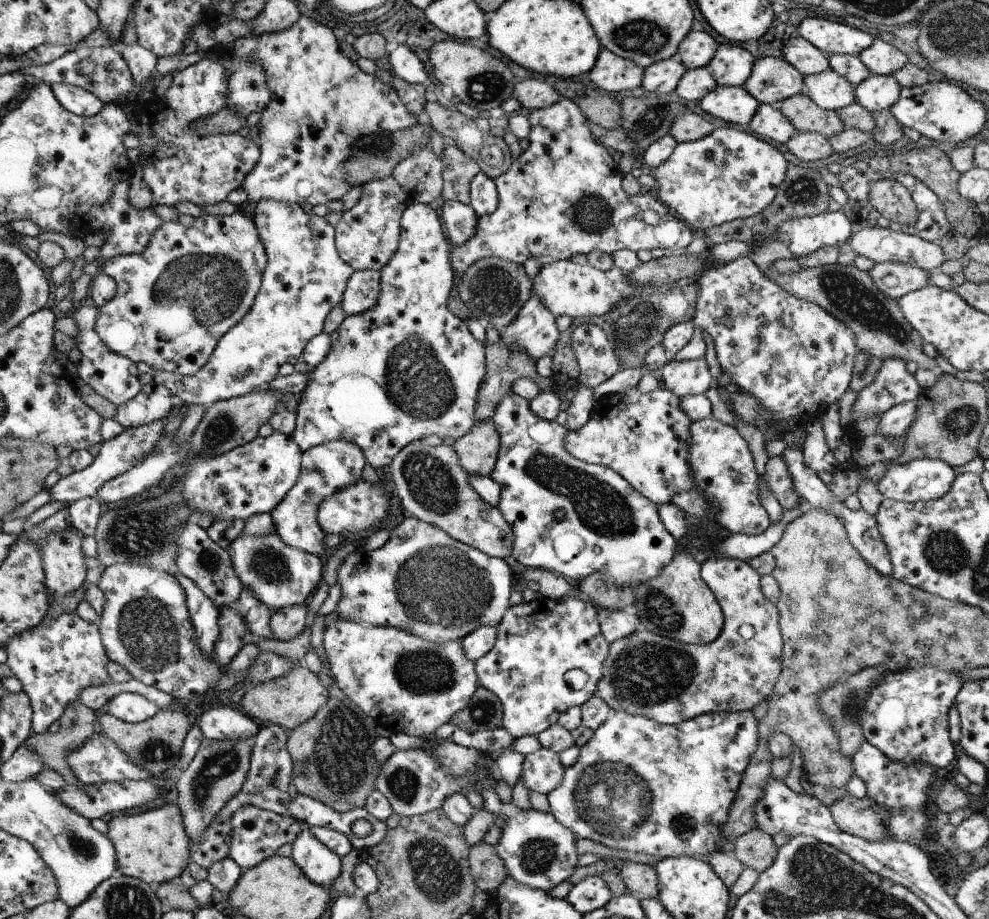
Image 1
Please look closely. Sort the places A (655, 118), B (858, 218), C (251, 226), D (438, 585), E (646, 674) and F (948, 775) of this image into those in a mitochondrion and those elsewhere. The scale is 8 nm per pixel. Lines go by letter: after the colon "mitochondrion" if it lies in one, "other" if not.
A: mitochondrion
B: other
C: other
D: mitochondrion
E: mitochondrion
F: other

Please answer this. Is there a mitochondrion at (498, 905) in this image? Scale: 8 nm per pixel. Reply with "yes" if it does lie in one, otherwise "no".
no

